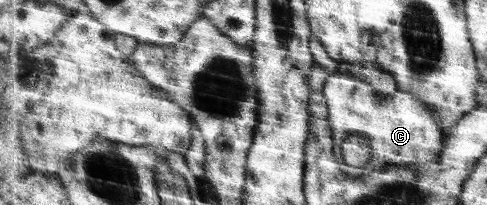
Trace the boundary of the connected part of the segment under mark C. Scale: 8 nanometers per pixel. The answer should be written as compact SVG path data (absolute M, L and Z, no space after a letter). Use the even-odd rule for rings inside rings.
M339 72L332 74L330 81L324 87L323 91L327 96L327 101L330 104L330 117L332 127L334 128L334 155L343 172L348 176L366 176L371 175L373 172L381 171L389 168L389 166L407 166L407 164L418 163L433 163L437 162L442 157L444 143L443 127L439 124L437 118L437 108L431 106L425 98L416 96L411 92L397 90L395 94L387 94L375 90L371 83L367 80L357 78L353 74L347 72ZM362 134L371 139L371 147L373 147L374 157L370 162L367 162L365 167L355 168L346 162L344 157L344 143L349 137L356 137Z

